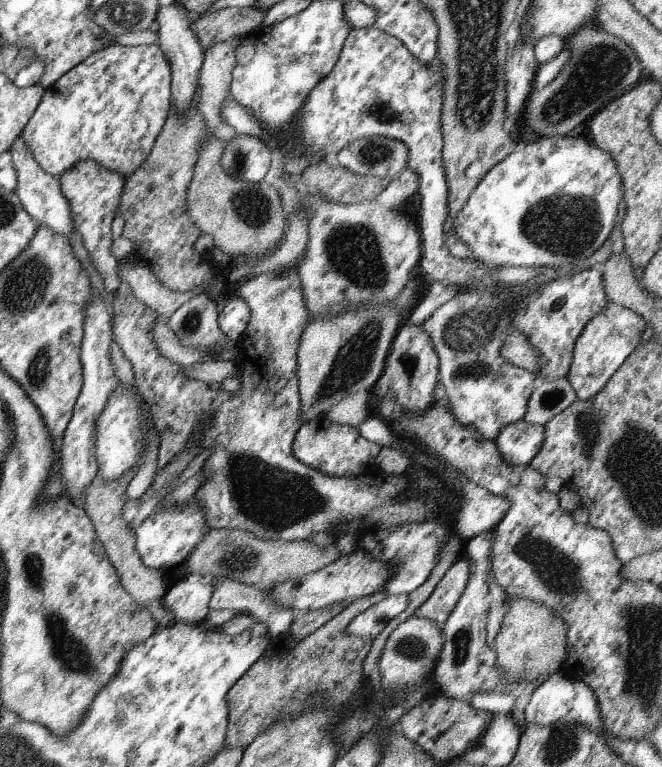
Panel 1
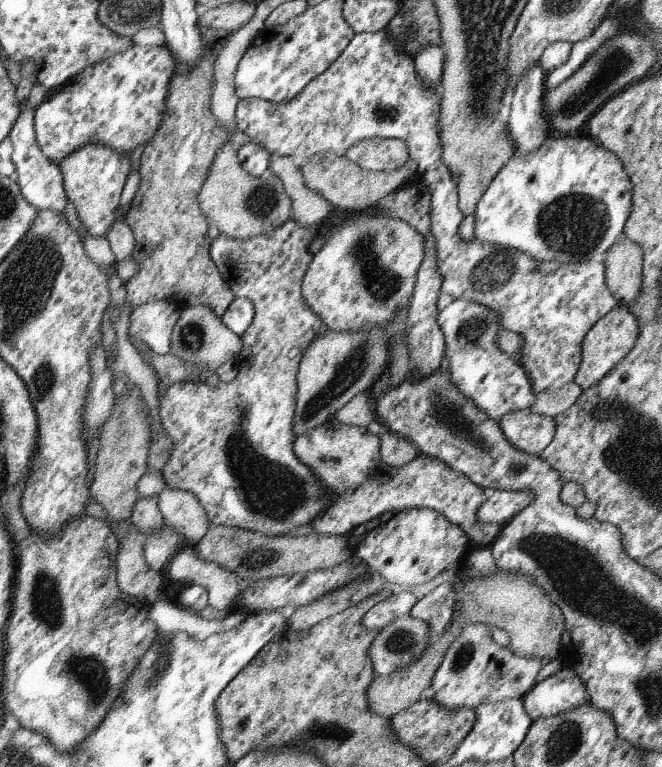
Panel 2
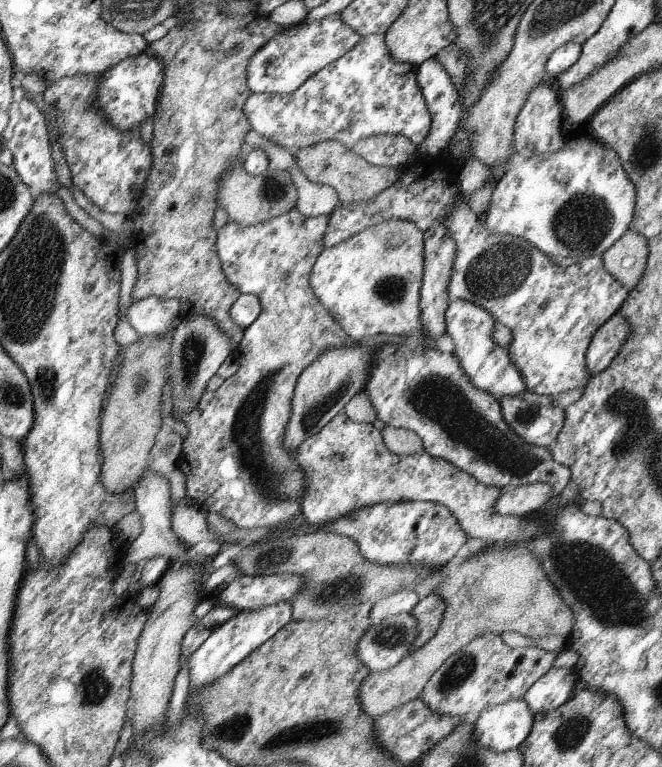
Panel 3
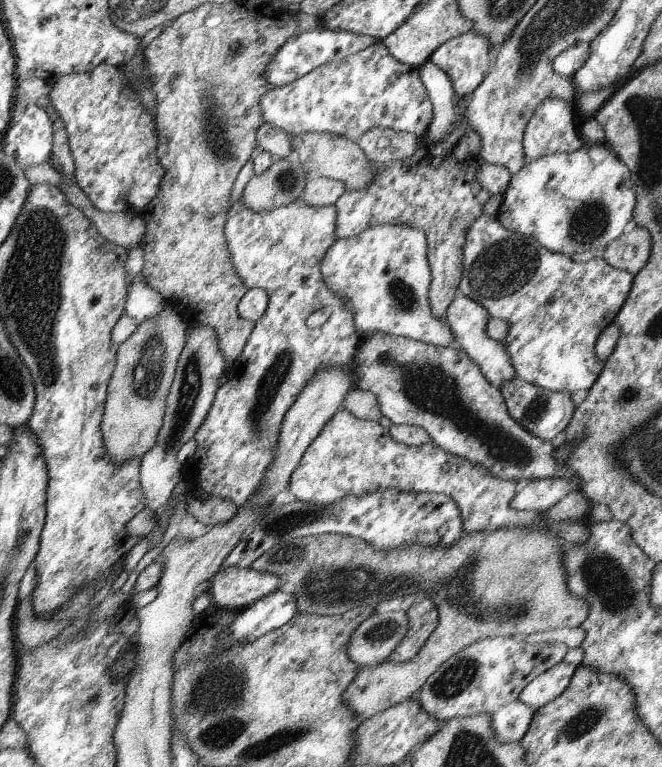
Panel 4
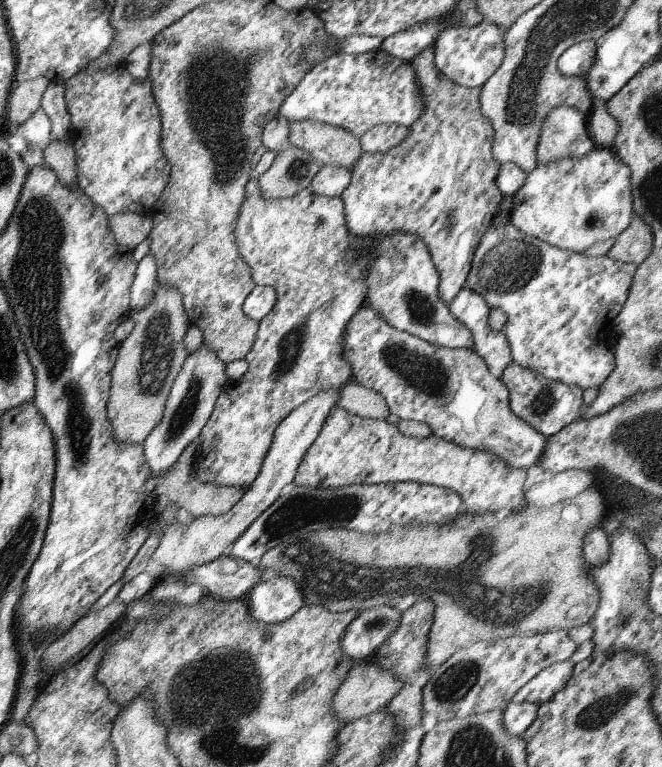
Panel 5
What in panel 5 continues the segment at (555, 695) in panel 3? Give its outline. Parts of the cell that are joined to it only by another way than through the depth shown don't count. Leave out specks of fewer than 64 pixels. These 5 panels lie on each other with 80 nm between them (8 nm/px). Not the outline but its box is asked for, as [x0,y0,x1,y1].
[513,659,573,706]

